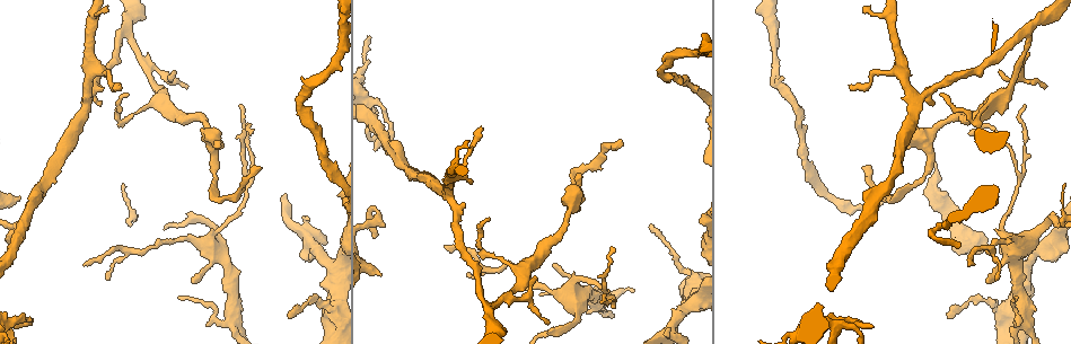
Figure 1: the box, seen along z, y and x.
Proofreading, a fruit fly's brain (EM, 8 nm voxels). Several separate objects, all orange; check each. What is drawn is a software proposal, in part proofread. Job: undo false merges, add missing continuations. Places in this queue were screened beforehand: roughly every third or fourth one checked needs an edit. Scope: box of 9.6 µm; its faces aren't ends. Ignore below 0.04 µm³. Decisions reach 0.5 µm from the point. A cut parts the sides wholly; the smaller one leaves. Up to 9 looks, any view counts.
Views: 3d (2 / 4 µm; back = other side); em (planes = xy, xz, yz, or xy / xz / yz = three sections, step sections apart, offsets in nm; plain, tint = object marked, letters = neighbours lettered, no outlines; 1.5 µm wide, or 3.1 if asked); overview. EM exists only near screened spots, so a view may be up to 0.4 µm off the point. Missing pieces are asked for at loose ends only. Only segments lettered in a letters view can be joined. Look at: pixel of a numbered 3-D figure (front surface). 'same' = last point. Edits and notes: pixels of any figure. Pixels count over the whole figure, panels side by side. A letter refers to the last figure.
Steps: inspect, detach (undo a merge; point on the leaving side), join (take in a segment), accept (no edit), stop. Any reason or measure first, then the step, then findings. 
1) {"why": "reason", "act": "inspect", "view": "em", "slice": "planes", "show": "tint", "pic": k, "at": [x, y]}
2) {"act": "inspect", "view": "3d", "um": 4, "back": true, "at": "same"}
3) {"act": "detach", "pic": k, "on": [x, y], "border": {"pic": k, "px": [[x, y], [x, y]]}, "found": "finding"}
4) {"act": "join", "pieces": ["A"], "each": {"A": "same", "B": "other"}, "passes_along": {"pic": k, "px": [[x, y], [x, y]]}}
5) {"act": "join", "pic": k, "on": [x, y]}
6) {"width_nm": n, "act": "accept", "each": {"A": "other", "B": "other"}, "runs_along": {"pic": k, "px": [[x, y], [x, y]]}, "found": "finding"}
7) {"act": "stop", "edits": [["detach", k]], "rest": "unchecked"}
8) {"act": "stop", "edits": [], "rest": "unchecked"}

{"why": "branch stops here", "act": "inspect", "view": "em", "slice": "xz", "step": 4, "show": "letters", "pic": 1, "at": [376, 148]}

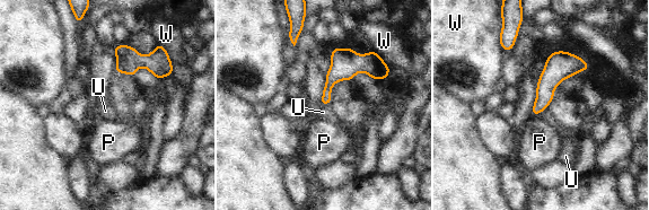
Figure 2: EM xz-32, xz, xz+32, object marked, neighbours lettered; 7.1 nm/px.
{"act": "inspect", "view": "em", "slice": "planes", "show": "letters", "at": "same"}

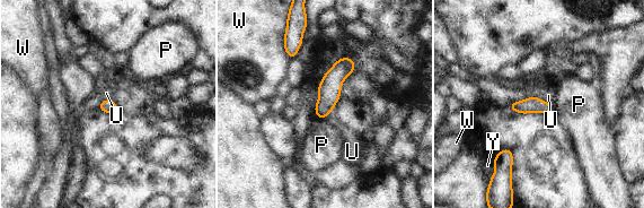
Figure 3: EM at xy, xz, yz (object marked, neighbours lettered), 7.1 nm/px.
{"longest_contact_nm": ["U", 170], "act": "accept", "each": {"P": "other", "U": "other", "W": "other", "Y": "other"}, "runs_along": {"pic": 3, "px": [[349, 60], [334, 77], [320, 115]]}, "found": "no lettered segment goes on from it"}

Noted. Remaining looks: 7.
{"act": "inspect", "view": "3d", "um": 2, "pic": 1, "at": [997, 201]}

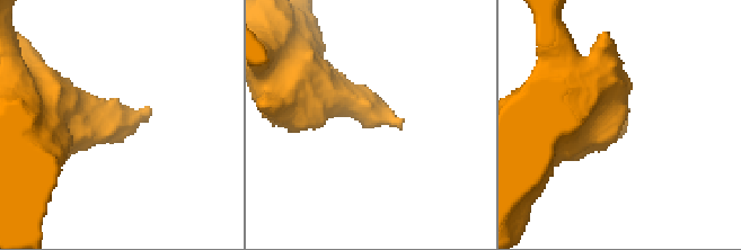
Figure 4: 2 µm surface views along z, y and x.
{"act": "inspect", "view": "em", "slice": "planes", "show": "letters", "pic": 4, "at": [399, 124]}

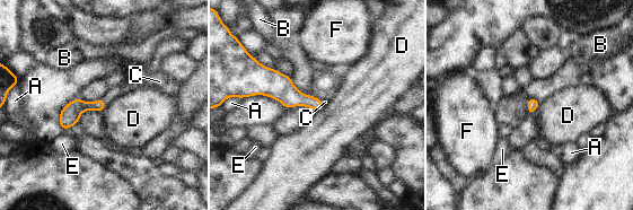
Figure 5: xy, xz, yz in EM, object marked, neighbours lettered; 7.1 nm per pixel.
{"longest_contact_nm": ["D", 100], "act": "join", "pieces": ["C"], "each": {"A": "other", "B": "other", "C": "same", "D": "other", "E": "other", "F": "other"}, "passes_along": {"pic": 5, "px": [[71, 112], [104, 102], [113, 93]]}, "found": "it goes on there"}

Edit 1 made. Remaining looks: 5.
{"act": "inspect", "view": "overview"}

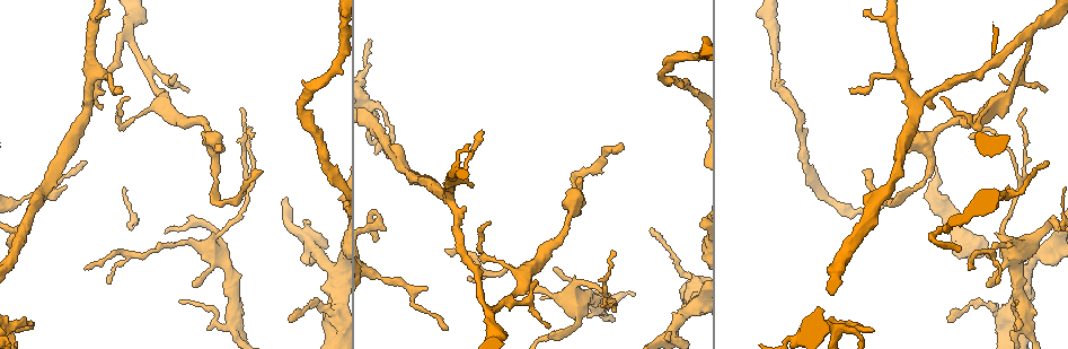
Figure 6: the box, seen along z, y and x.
{"why": "tapers out", "act": "inspect", "view": "em", "slice": "planes", "show": "tint", "pic": 6, "at": [649, 230]}

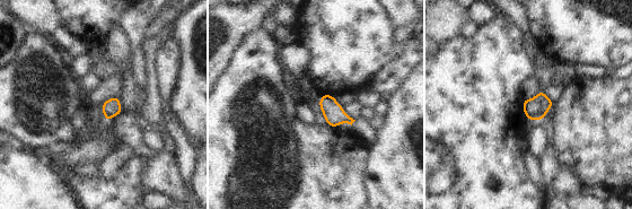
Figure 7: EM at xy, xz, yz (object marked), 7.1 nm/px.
{"act": "inspect", "view": "em", "slice": "planes", "show": "letters", "at": "same"}

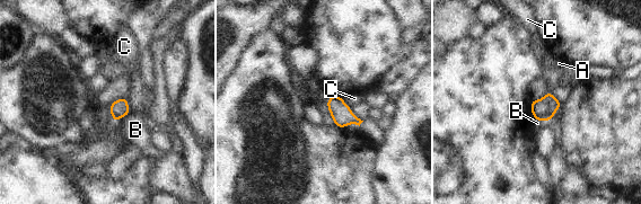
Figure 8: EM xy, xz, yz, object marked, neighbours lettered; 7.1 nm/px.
{"width_nm": 130, "act": "accept", "each": {"A": "other", "B": "other", "C": "other"}, "border": {"pic": 8, "px": [[125, 97], [128, 108], [131, 112]]}, "found": "none of them fits"}

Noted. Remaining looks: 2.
{"act": "stop", "edits": [["join", 5]], "rest": "unchecked"}

